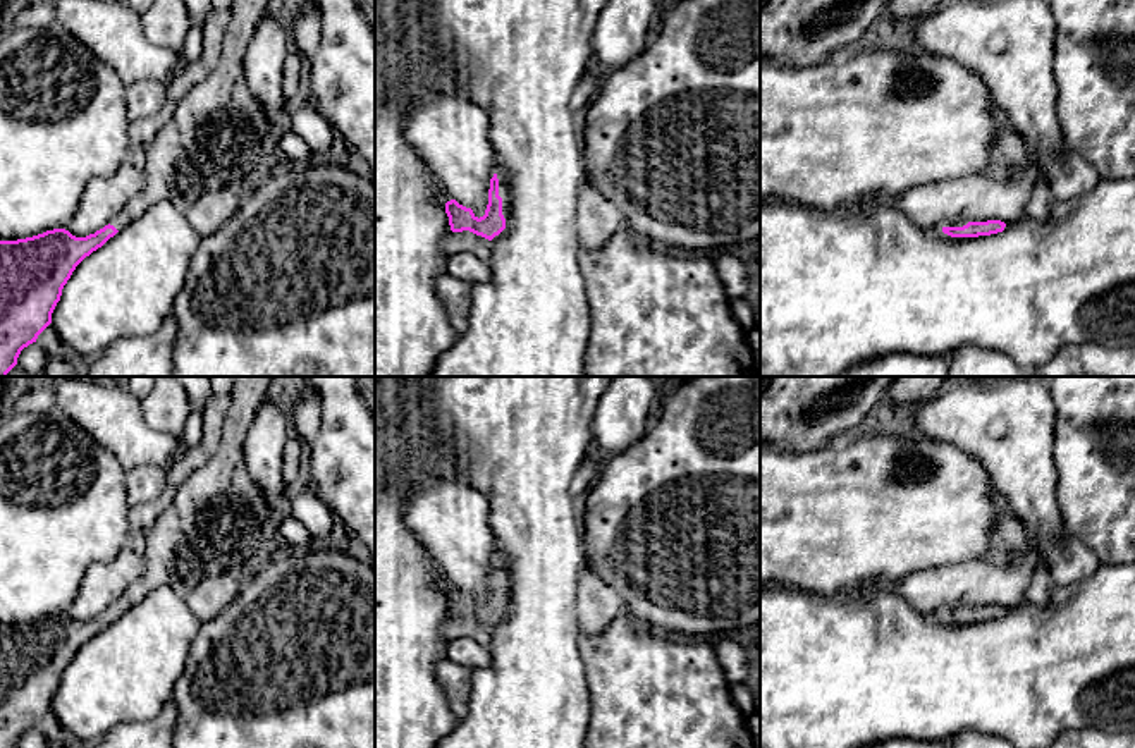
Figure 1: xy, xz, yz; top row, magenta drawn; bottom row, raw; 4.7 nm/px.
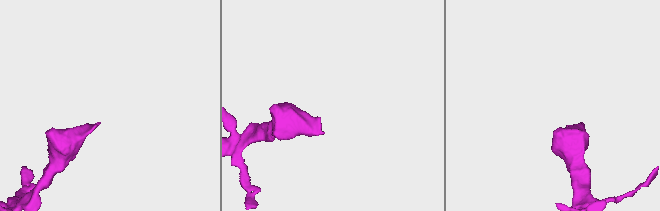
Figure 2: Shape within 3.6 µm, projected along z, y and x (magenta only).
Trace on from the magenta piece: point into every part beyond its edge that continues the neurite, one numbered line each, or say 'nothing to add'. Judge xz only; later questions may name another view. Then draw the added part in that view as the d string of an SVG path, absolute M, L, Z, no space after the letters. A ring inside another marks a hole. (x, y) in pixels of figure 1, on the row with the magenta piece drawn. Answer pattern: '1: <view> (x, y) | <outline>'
1: xz (503, 188) | M497 172L499 179L499 196L502 198L502 215L504 218L509 217L509 187L506 184L506 175L502 172Z

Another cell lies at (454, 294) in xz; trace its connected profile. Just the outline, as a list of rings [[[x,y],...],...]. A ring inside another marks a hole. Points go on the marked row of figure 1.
[[[444,273],[435,279],[435,292],[454,330],[457,335],[463,334],[468,327],[471,284]]]

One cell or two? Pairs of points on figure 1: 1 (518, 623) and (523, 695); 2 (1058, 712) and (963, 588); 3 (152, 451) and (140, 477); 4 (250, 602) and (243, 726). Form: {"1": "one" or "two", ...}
{"1": "one", "2": "two", "3": "two", "4": "one"}

